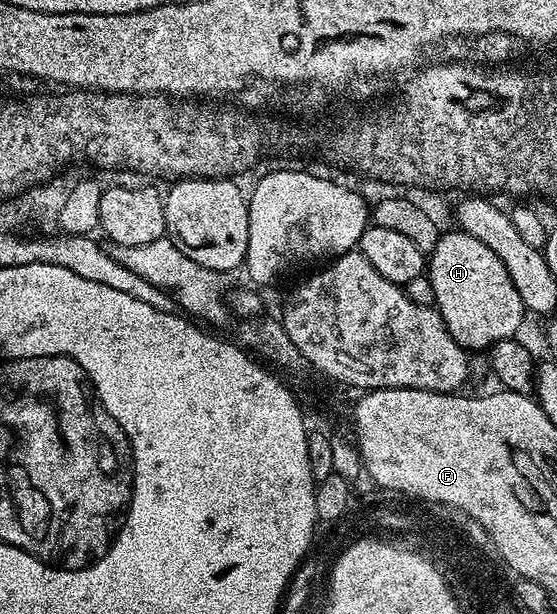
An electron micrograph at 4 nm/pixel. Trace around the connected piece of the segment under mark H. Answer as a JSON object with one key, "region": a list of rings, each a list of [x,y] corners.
{"region":[[[462,231],[440,232],[437,247],[425,261],[425,275],[433,285],[433,305],[445,323],[449,335],[468,351],[490,350],[498,341],[516,336],[523,325],[525,310],[505,263],[473,235]]]}

